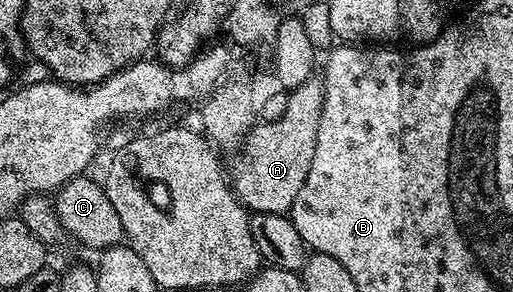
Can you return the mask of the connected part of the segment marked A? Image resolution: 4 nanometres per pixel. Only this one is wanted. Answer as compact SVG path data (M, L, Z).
M311 75L300 87L289 90L288 96L290 102L284 115L275 121L255 124L240 146L239 157L228 165L234 194L250 213L289 214L300 187L304 187L304 179L308 179L312 155L316 155L316 135L320 135L320 111L324 107L321 76Z

